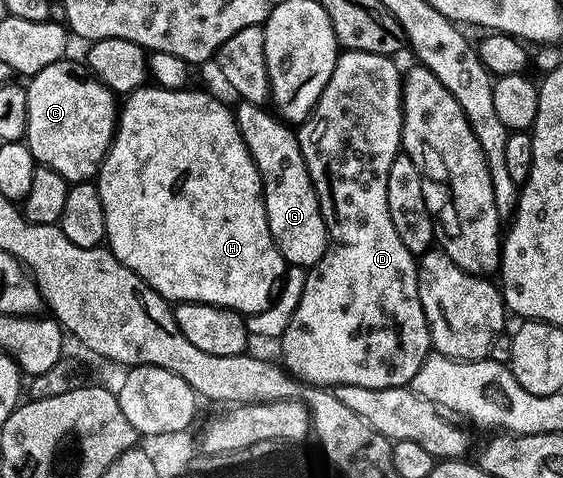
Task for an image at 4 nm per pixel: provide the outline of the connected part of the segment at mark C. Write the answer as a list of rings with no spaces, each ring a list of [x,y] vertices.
[[[65,57],[46,65],[38,74],[27,80],[28,89],[28,134],[26,142],[30,153],[42,167],[54,169],[69,184],[92,181],[100,174],[100,166],[108,152],[112,138],[116,135],[118,99],[107,85],[95,79],[83,62],[71,63]]]

